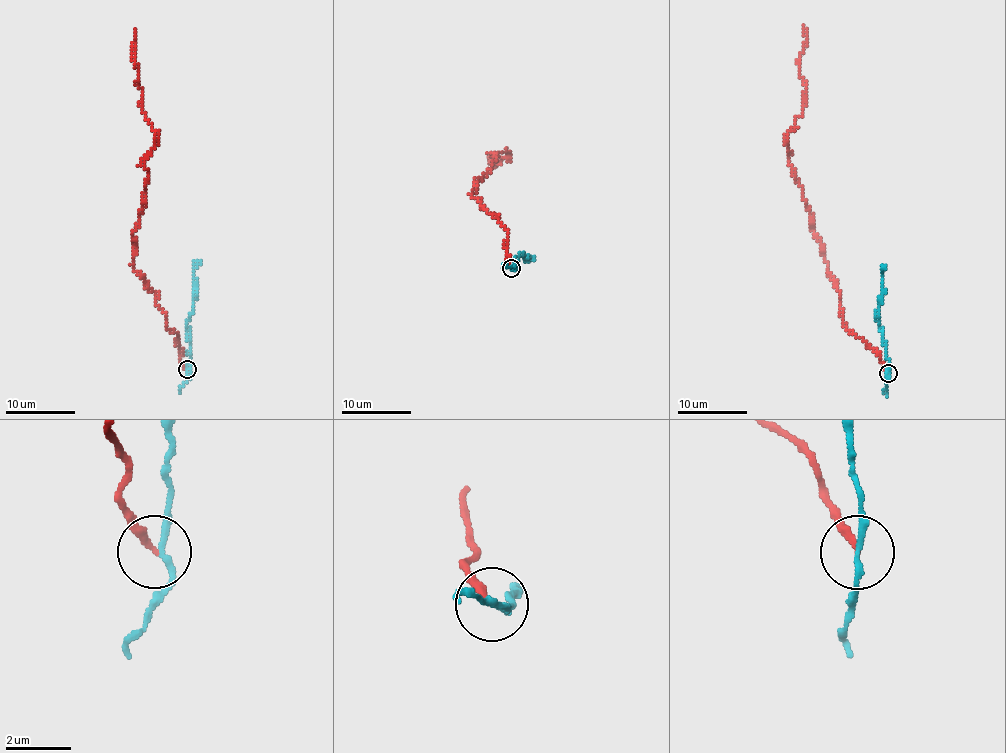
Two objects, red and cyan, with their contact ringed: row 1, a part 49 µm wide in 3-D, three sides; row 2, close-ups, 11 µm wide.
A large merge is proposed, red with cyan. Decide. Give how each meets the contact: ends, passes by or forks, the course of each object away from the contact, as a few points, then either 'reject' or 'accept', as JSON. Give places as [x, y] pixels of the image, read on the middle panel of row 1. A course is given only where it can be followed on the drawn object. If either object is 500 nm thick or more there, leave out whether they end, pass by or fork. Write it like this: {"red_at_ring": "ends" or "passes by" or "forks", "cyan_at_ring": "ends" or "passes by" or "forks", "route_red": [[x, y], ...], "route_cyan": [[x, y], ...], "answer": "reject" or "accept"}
{"red_at_ring": "ends", "cyan_at_ring": "passes by", "route_red": [[511, 267], [498, 217], [470, 196], [475, 180], [497, 159], [493, 154], [507, 151], [494, 166], [495, 159]], "route_cyan": [[512, 267], [516, 266], [516, 257], [525, 256], [526, 259], [528, 256], [533, 259]], "answer": "reject"}

